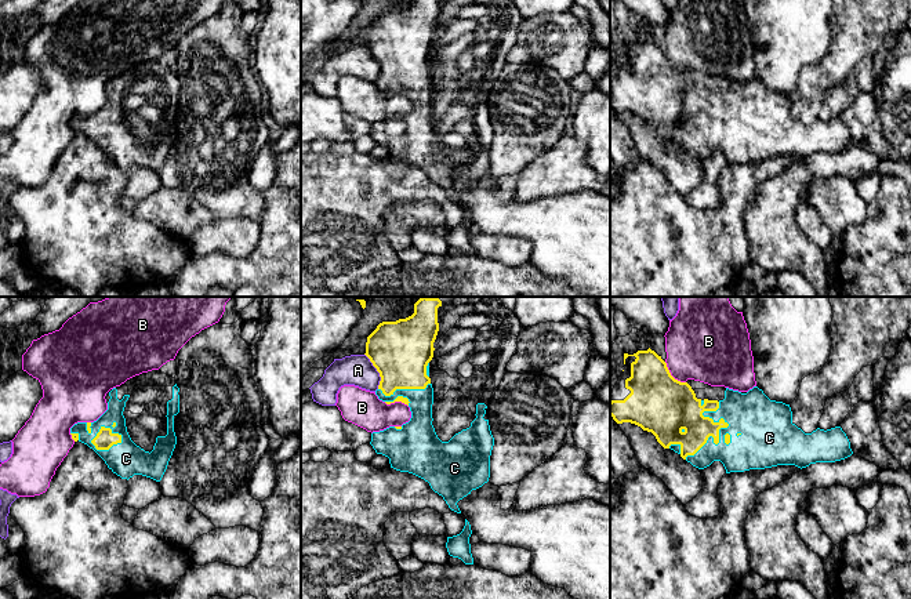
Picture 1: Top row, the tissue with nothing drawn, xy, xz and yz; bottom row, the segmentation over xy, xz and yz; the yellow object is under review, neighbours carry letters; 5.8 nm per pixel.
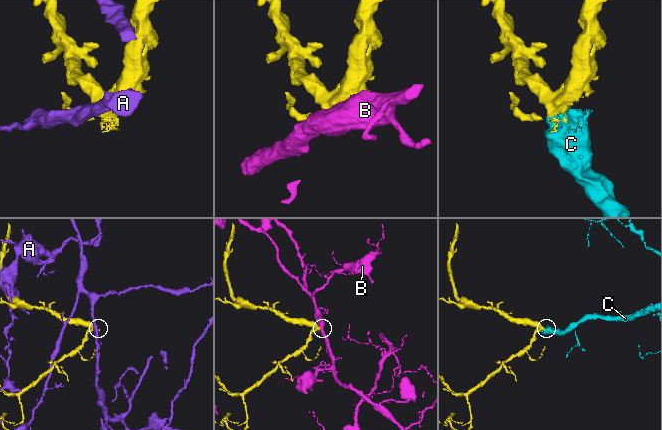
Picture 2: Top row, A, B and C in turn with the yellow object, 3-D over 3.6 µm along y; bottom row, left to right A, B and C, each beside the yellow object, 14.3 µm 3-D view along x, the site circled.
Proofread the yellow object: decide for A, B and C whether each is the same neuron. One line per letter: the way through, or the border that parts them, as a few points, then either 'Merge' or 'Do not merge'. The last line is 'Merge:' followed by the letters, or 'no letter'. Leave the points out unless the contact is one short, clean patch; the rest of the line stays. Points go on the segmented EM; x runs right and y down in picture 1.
A: Do not merge
B: Do not merge
C: Merge
Merge: C

